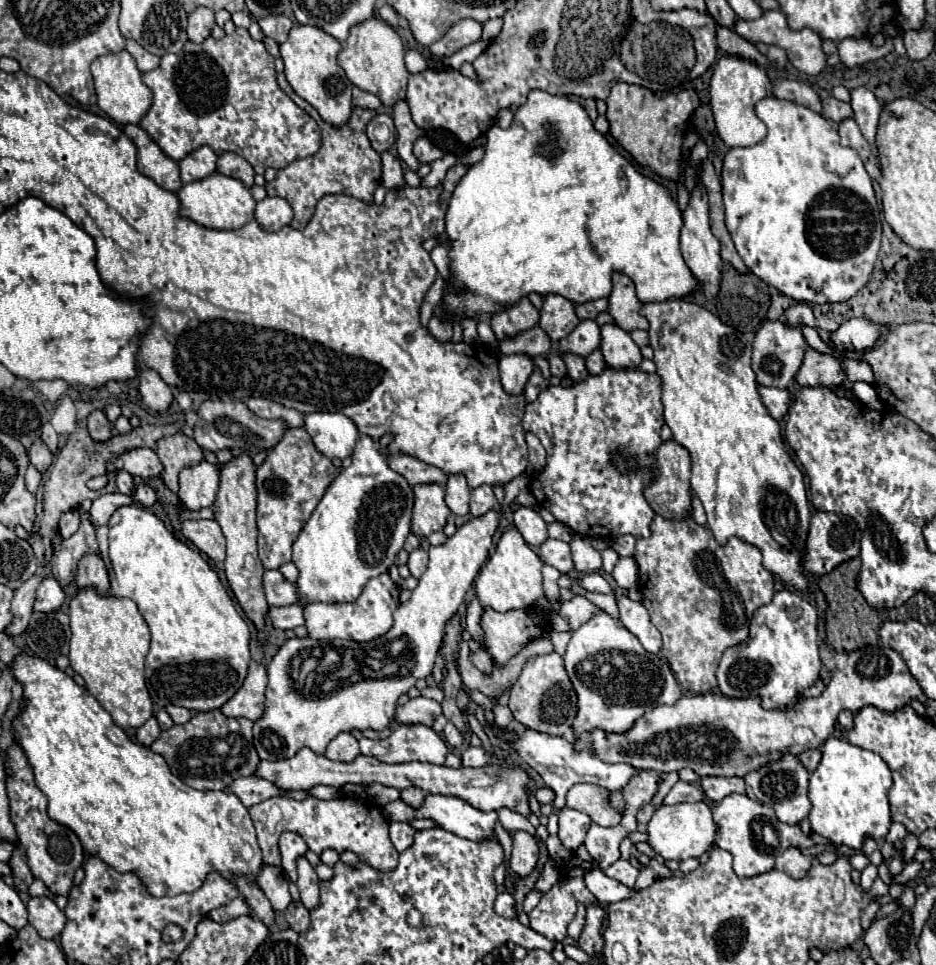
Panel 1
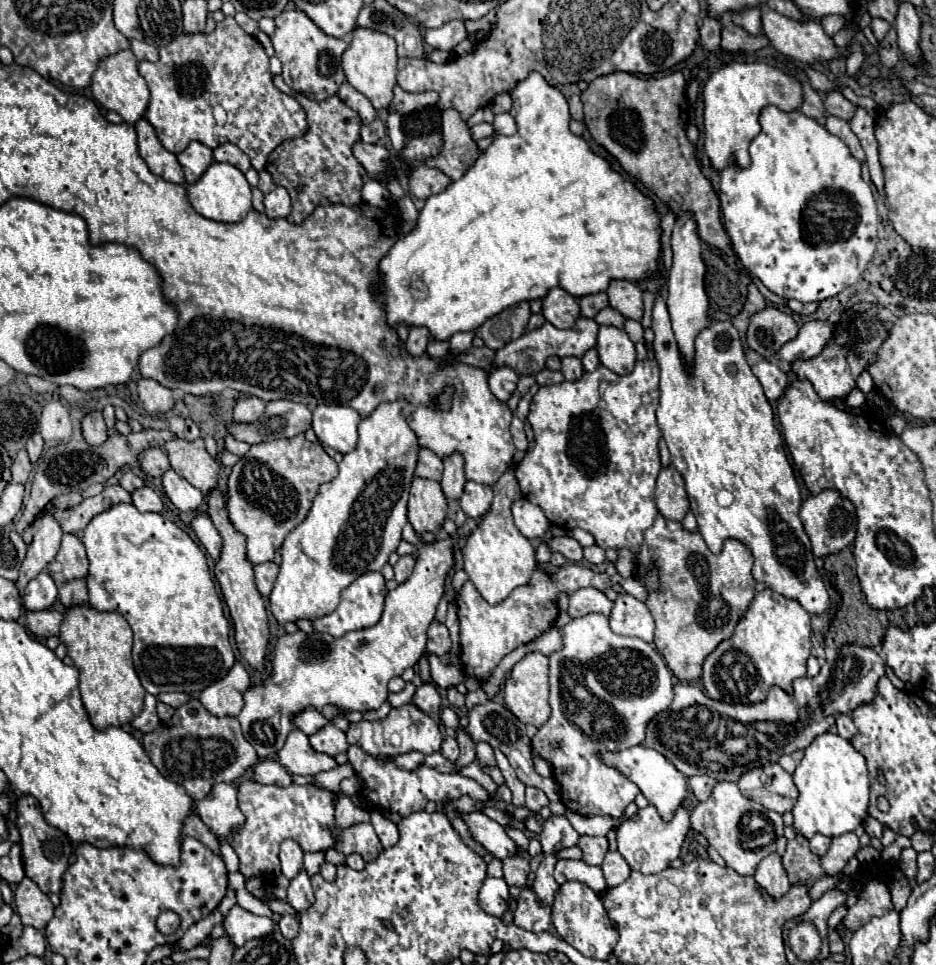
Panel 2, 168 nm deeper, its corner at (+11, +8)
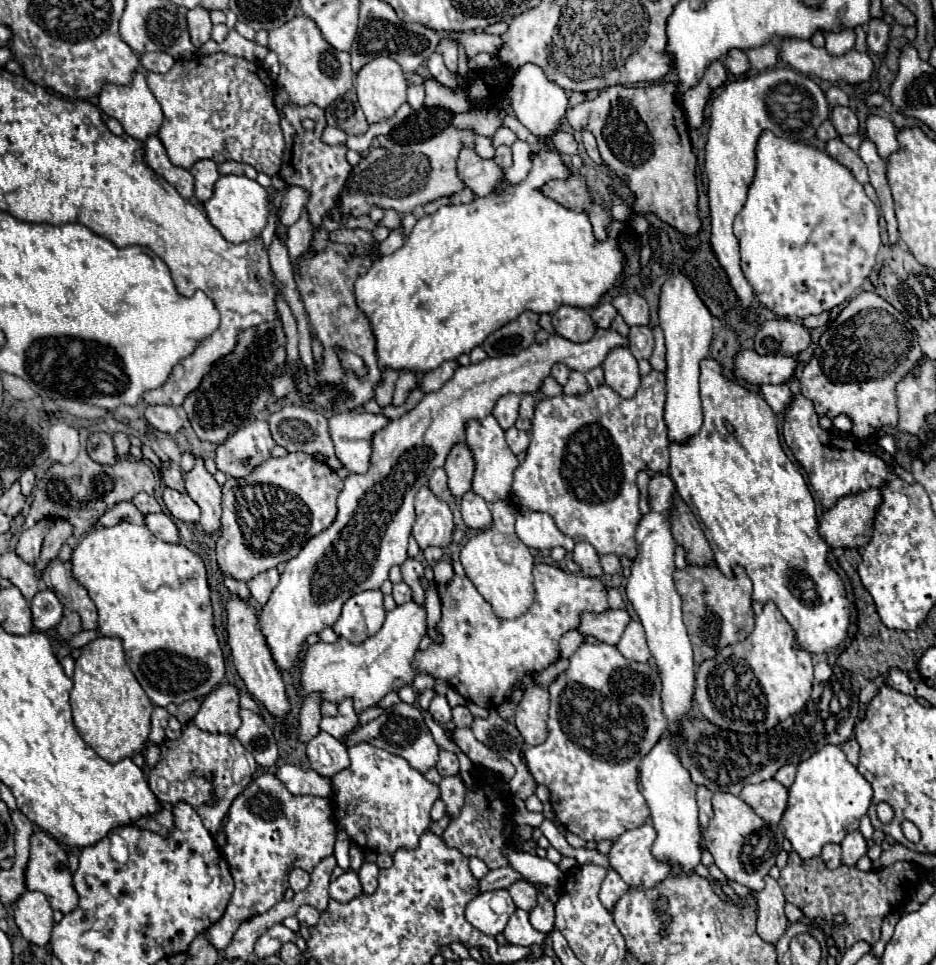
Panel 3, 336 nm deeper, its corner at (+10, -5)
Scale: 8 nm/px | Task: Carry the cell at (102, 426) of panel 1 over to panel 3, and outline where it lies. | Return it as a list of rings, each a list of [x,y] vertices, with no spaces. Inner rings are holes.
[[[97,432],[97,434],[89,436],[87,452],[99,464],[109,466],[109,464],[117,462],[117,454],[115,454],[115,448],[113,448],[113,438],[109,434],[105,434],[105,432]]]

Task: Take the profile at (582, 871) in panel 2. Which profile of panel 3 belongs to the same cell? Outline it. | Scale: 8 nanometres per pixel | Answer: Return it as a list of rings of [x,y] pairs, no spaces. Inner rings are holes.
[[[505,848],[503,854],[509,858],[509,864],[519,872],[523,874],[529,882],[535,882],[535,884],[547,884],[547,886],[559,886],[561,882],[561,870],[557,868],[557,864],[549,862],[549,860],[543,860],[539,856],[533,856],[533,854],[523,854],[523,852],[517,852],[513,848]]]

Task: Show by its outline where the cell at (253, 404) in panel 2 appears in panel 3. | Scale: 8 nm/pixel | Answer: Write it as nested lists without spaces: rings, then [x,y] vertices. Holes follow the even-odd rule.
[[[255,420],[239,428],[233,436],[229,436],[225,442],[217,446],[215,464],[229,478],[245,478],[253,468],[265,464],[265,460],[271,458],[271,448],[273,448],[273,436],[271,436],[269,424],[265,420]]]

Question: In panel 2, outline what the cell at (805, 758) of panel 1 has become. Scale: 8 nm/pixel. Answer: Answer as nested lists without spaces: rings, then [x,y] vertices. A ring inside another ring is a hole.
[[[794,751],[794,753],[790,753],[790,755],[782,755],[778,763],[780,763],[788,773],[794,773],[794,769],[796,769],[798,763],[802,761],[802,757],[804,757],[804,751]]]

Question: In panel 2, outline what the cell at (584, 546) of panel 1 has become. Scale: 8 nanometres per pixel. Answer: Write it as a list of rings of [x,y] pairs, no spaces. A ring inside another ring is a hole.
[[[592,545],[592,547],[584,547],[584,559],[590,561],[590,563],[604,563],[606,557],[604,557],[604,549],[598,547],[598,545]]]

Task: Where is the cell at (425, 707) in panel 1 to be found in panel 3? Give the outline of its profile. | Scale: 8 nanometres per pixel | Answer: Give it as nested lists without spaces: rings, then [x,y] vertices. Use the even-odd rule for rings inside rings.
[[[443,694],[433,696],[433,700],[429,704],[429,712],[441,726],[445,726],[451,720],[451,706]]]

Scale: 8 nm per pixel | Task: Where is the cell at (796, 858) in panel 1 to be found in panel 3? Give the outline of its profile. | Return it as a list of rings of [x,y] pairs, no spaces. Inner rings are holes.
[[[765,876],[765,888],[755,894],[757,898],[757,934],[769,942],[777,944],[777,940],[785,934],[789,920],[785,918],[783,906],[783,890],[779,888],[777,880]]]

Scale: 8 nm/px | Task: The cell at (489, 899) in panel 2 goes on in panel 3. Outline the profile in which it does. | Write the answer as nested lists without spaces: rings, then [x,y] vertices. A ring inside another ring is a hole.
[[[493,890],[483,892],[477,898],[473,898],[465,908],[465,918],[471,922],[479,932],[487,936],[495,936],[503,932],[509,916],[515,912],[515,904],[507,890]],[[493,900],[501,900],[501,910],[493,908]]]

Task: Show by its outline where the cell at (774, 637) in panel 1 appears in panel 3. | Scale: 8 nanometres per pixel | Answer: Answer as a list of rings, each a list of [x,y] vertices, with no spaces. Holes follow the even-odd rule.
[[[767,602],[763,612],[755,616],[753,632],[743,642],[731,644],[699,664],[695,700],[701,714],[723,730],[765,734],[807,704],[811,684],[811,654],[793,650],[793,630],[789,622],[773,602]]]

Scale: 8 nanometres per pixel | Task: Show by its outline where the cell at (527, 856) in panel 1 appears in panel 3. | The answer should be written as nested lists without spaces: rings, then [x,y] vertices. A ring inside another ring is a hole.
[[[527,882],[511,884],[509,886],[509,894],[511,894],[515,906],[521,908],[521,910],[529,912],[529,910],[533,910],[537,906],[537,890]]]

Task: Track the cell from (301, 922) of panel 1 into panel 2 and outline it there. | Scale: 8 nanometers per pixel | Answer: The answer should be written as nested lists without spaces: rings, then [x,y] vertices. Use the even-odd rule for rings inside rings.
[[[284,913],[282,919],[280,919],[280,923],[278,923],[278,929],[280,929],[282,935],[288,937],[288,939],[294,939],[294,937],[296,937],[298,927],[300,927],[298,919],[296,919],[294,915],[290,915],[290,913]]]

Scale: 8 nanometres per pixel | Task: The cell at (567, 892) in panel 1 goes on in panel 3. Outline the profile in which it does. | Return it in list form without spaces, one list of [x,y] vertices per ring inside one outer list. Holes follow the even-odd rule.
[[[515,910],[513,916],[509,918],[503,936],[509,944],[517,944],[517,946],[533,946],[533,944],[543,944],[545,934],[537,932],[531,924],[529,924],[529,914],[525,910]]]

